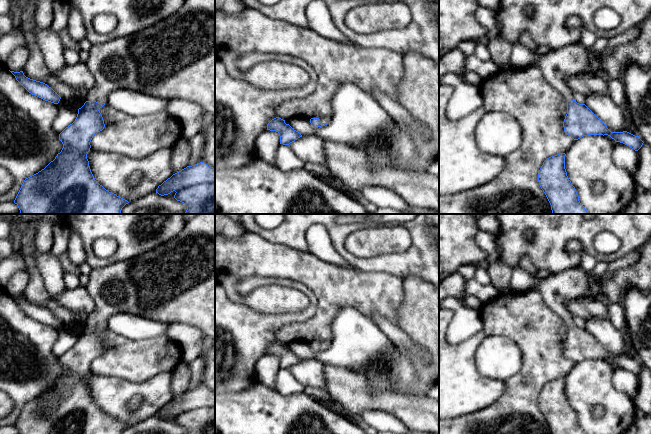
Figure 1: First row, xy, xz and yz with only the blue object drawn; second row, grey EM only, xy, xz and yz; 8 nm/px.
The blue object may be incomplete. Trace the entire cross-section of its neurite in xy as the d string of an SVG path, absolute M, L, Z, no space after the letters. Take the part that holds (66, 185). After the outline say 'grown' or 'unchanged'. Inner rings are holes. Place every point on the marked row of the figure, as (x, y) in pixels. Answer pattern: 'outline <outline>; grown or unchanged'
outline M185 0L184 4L177 12L151 27L138 31L132 35L113 39L103 44L92 45L89 50L89 58L85 63L94 77L95 86L88 91L87 101L78 109L75 121L59 134L59 140L63 144L61 152L58 153L55 159L44 169L24 180L14 200L14 203L20 210L20 214L121 214L122 208L129 202L116 194L109 192L95 180L87 159L87 154L91 148L90 142L92 138L105 127L103 117L99 110L105 105L108 95L115 89L129 89L165 100L187 100L197 104L209 118L215 118L215 0Z; grown

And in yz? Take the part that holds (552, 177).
outline M565 153L547 158L538 173L538 182L553 214L589 214L579 201L575 187L567 176Z; unchanged

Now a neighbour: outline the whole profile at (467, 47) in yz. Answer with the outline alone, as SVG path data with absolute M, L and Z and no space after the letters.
M463 41L458 45L458 48L469 57L474 54L476 43L473 41Z

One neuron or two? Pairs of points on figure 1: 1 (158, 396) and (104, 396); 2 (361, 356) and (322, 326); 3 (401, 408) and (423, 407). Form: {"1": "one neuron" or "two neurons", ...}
{"1": "one neuron", "2": "two neurons", "3": "one neuron"}

